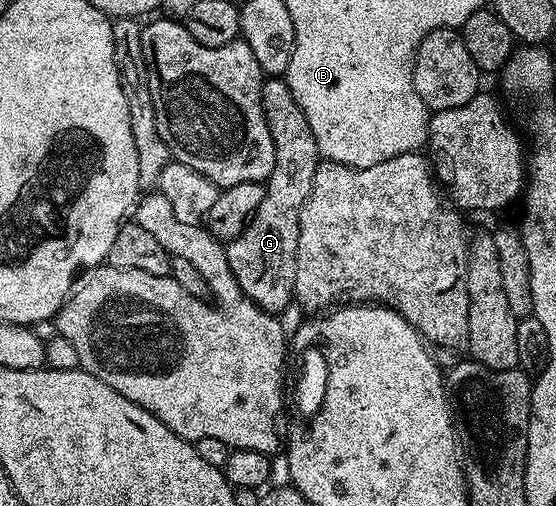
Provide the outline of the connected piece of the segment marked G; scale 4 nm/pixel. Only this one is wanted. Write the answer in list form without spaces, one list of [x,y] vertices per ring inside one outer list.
[[[272,77],[264,80],[261,91],[261,103],[265,111],[265,119],[269,127],[269,135],[273,135],[273,151],[275,162],[273,171],[267,177],[263,191],[261,207],[255,209],[246,227],[233,240],[226,242],[229,267],[241,287],[241,291],[253,303],[260,305],[266,313],[282,314],[287,304],[292,304],[297,279],[297,247],[299,246],[299,216],[309,199],[309,191],[313,187],[313,175],[321,163],[317,139],[313,135],[313,127],[309,127],[309,119],[301,107],[293,99],[293,91],[289,91],[283,77]]]

